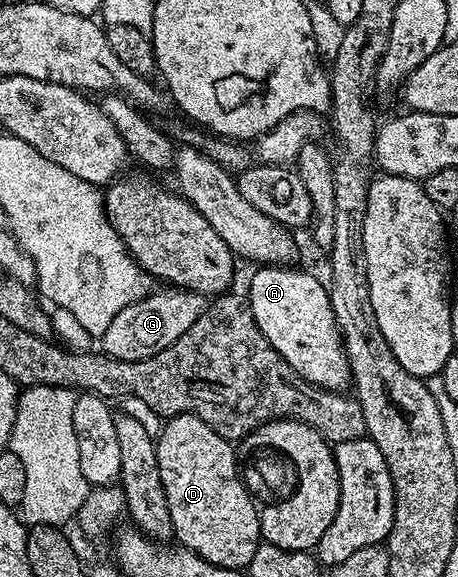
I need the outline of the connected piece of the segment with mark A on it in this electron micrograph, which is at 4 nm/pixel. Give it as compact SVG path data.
M268 265L258 267L250 277L250 293L248 300L250 310L256 319L256 327L264 331L268 343L276 347L276 351L290 364L305 381L318 385L322 389L342 391L351 384L350 360L346 358L346 347L342 343L342 335L332 311L330 295L325 284L322 285L310 273L295 267Z

